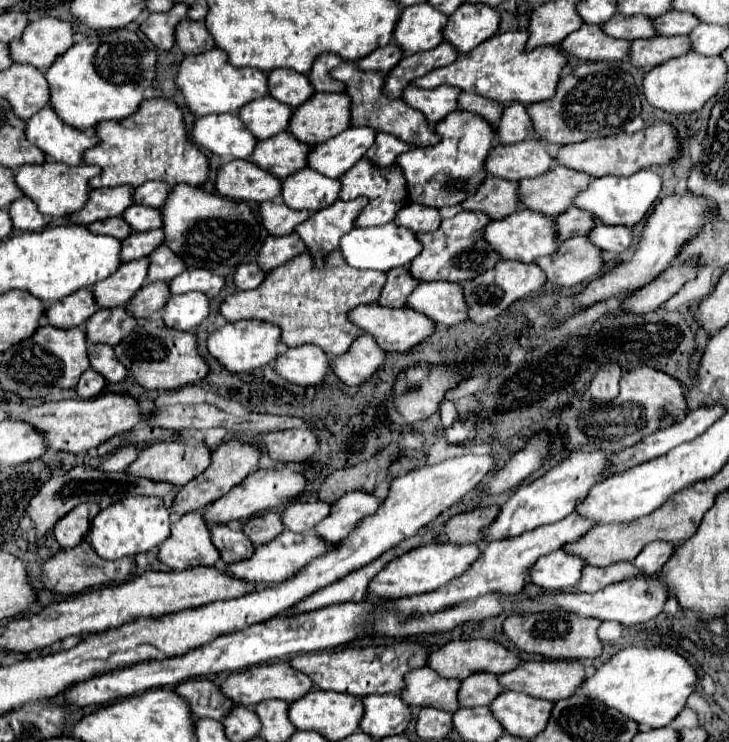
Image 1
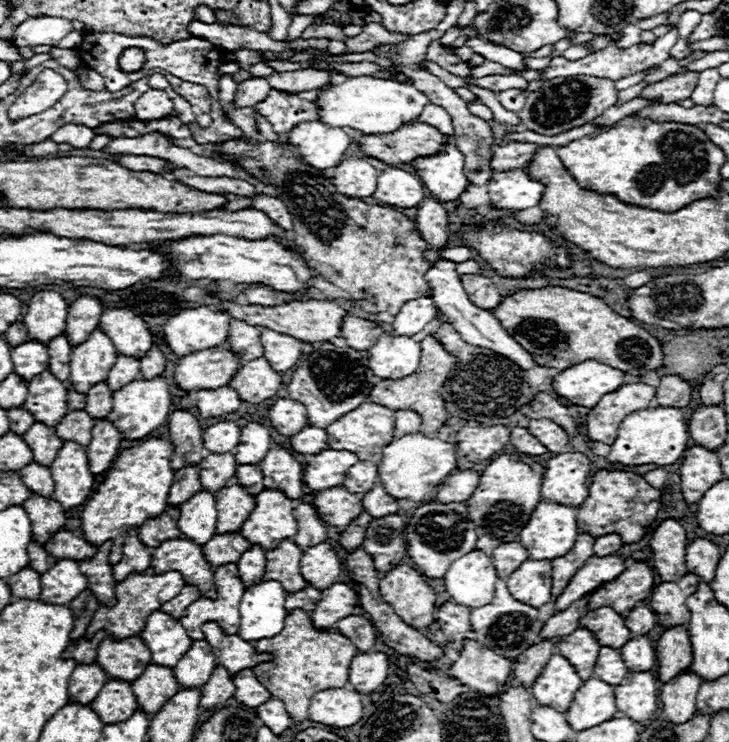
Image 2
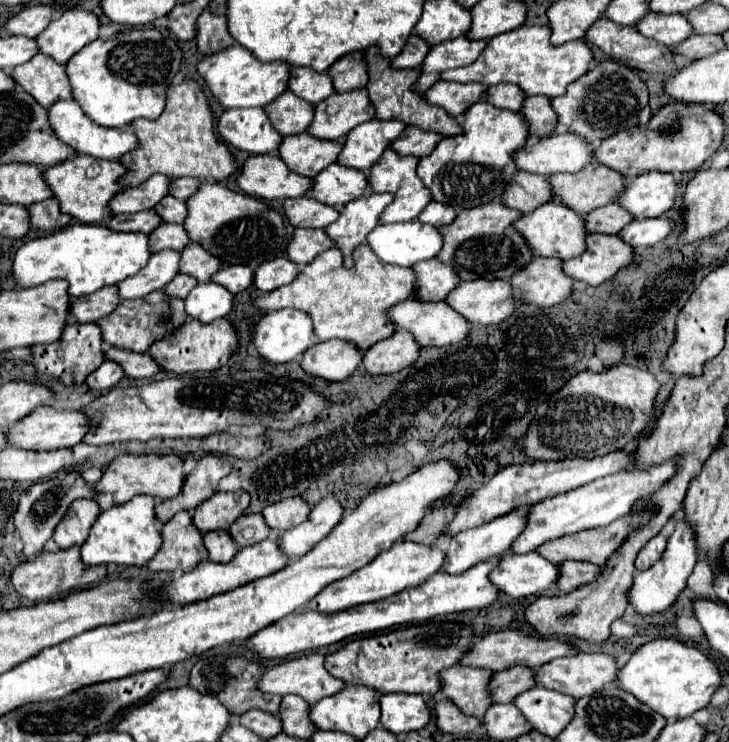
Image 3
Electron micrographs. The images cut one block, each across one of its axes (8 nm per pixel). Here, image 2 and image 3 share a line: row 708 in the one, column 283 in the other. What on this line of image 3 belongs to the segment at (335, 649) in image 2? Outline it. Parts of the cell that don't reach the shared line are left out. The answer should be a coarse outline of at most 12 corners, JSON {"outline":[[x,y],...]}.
{"outline":[[338,248],[256,300],[312,314],[320,340],[370,348],[416,292],[412,268]]}

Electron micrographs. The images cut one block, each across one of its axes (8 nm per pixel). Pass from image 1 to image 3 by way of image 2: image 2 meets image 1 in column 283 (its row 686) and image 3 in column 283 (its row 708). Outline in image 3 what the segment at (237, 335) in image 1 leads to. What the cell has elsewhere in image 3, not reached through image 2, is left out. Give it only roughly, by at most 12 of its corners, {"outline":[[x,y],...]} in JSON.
{"outline":[[268,312],[252,346],[268,362],[298,360],[318,342],[312,318]]}

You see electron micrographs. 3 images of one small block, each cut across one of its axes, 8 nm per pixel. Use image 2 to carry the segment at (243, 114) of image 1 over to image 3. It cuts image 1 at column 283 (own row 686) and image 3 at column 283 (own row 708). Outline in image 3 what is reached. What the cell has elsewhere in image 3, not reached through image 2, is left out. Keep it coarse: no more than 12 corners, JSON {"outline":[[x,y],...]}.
{"outline":[[290,90],[266,106],[282,136],[302,134],[314,106]]}

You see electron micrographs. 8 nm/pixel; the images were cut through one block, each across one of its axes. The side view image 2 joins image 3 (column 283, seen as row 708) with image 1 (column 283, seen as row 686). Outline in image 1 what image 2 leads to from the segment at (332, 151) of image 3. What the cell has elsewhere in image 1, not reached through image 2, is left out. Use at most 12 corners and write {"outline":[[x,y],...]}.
{"outline":[[290,132],[258,142],[250,160],[284,180],[310,144]]}

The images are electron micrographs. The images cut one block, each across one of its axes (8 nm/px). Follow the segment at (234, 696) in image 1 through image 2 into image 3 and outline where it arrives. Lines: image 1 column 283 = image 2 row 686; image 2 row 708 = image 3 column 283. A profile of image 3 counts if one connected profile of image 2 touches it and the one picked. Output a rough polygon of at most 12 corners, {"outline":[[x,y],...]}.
{"outline":[[306,654],[270,668],[260,690],[300,694],[306,702],[334,696],[346,684]]}

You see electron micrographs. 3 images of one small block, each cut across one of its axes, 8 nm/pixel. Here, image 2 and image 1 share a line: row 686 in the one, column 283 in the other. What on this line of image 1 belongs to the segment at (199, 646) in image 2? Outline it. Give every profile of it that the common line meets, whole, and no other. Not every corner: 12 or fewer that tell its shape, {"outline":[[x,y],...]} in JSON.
{"outline":[[312,168],[282,182],[294,210],[318,212],[338,200],[342,184]]}

